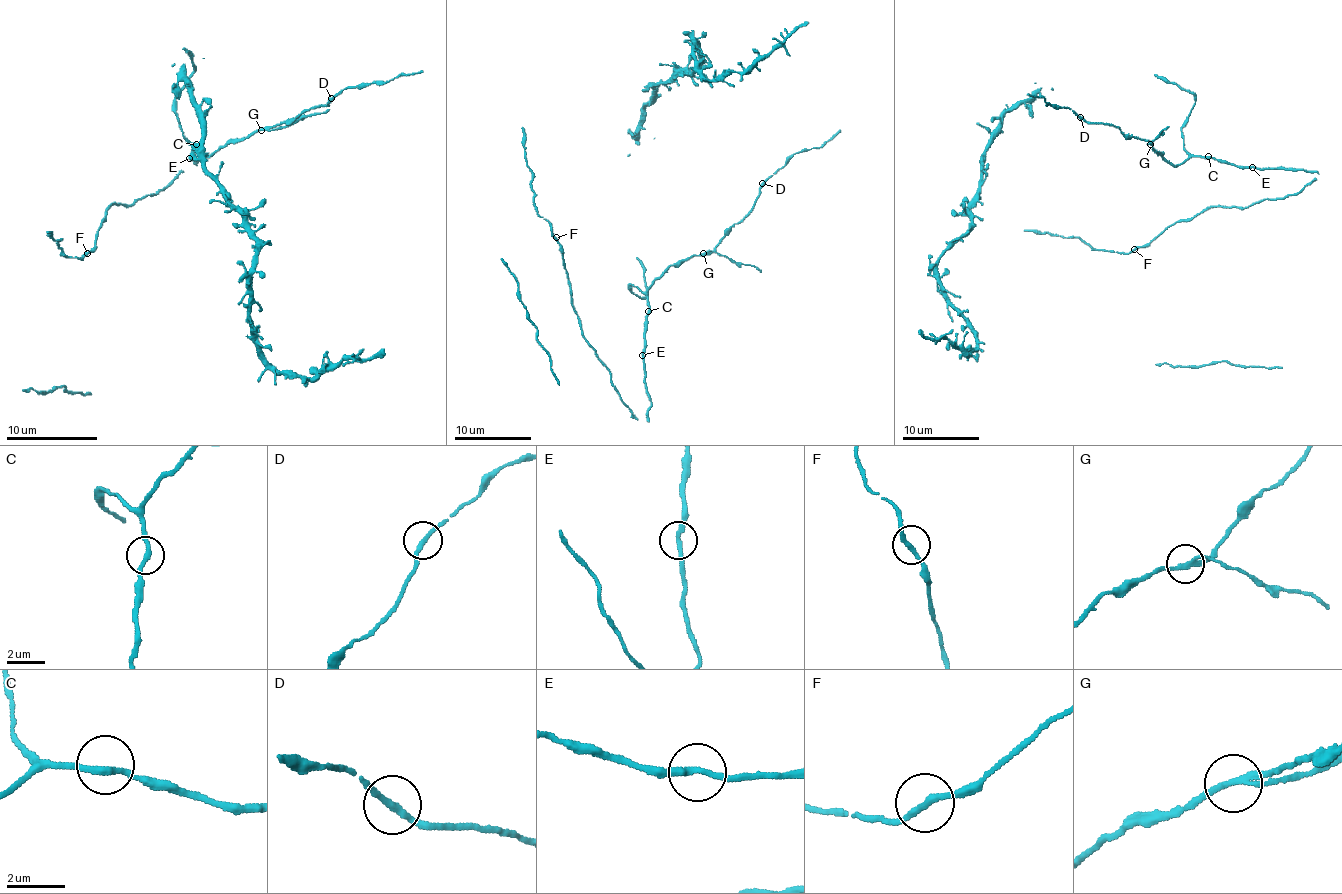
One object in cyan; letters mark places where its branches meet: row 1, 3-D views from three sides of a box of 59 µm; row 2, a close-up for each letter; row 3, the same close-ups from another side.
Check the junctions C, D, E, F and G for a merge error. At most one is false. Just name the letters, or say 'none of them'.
G

